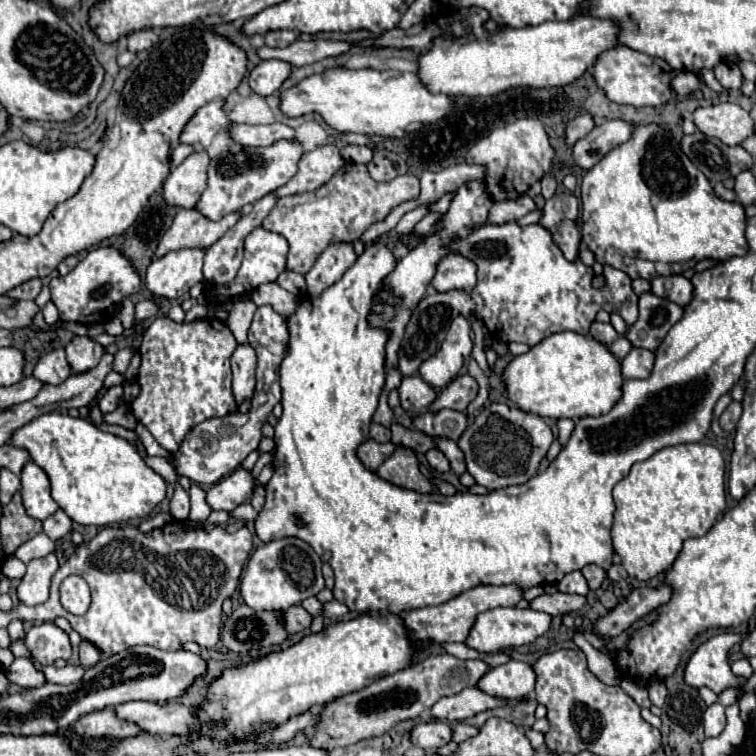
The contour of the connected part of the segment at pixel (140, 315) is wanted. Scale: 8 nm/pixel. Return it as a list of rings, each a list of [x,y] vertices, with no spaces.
[[[144,299],[144,301],[140,301],[140,303],[136,305],[136,321],[144,321],[144,319],[148,319],[148,317],[154,317],[158,311],[160,311],[158,301],[154,301],[154,299]]]

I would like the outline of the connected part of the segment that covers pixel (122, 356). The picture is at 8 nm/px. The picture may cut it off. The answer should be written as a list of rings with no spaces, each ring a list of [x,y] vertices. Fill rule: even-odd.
[[[132,347],[120,349],[120,351],[116,353],[116,359],[114,359],[114,371],[116,371],[116,373],[124,373],[124,371],[128,369],[128,365],[130,365],[132,355],[134,355],[134,349],[132,349]]]

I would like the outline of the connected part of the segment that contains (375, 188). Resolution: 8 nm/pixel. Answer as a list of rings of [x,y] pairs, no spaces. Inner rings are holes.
[[[346,163],[344,167],[340,167],[334,177],[322,185],[320,189],[312,191],[312,193],[302,193],[302,195],[292,195],[292,197],[280,197],[276,207],[270,211],[270,215],[262,221],[262,227],[274,233],[280,233],[288,239],[290,243],[290,251],[288,251],[288,269],[306,275],[312,265],[316,263],[318,255],[330,245],[330,243],[338,243],[338,241],[356,241],[372,223],[382,221],[394,207],[398,207],[404,201],[416,199],[420,193],[420,181],[414,175],[400,175],[398,179],[392,179],[390,183],[378,183],[370,177],[366,165],[360,163]]]

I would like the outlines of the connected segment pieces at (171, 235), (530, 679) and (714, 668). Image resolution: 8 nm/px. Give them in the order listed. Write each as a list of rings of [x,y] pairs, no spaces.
[[[180,207],[172,227],[162,237],[158,251],[154,259],[166,255],[168,251],[178,251],[184,247],[204,247],[208,249],[212,243],[216,243],[236,221],[240,219],[240,213],[228,213],[218,221],[206,219],[202,213],[198,213],[196,207],[184,209]]]
[[[512,659],[506,665],[488,669],[486,675],[482,675],[482,679],[476,683],[476,687],[486,695],[510,703],[524,699],[530,691],[534,691],[534,681],[536,675],[532,667],[528,663]]]
[[[720,633],[702,643],[696,653],[690,657],[684,679],[692,687],[708,687],[716,695],[720,695],[724,689],[730,687],[744,687],[746,679],[734,675],[730,671],[728,651],[734,643],[740,641],[740,635],[736,633]]]

